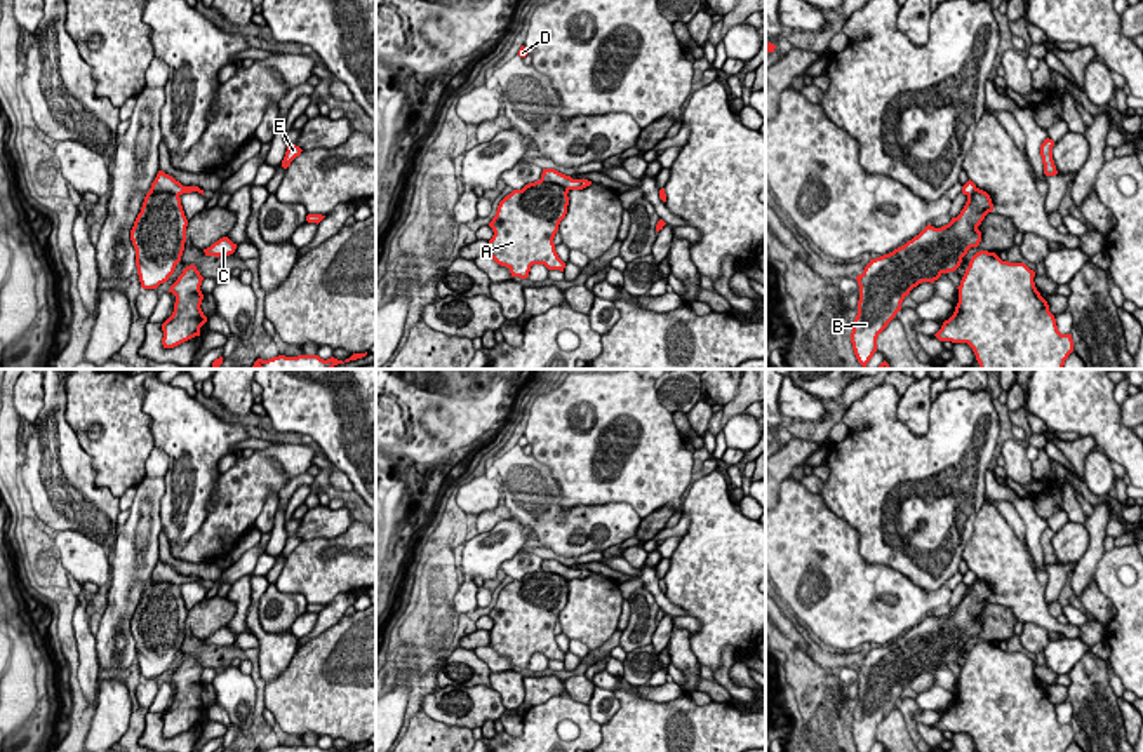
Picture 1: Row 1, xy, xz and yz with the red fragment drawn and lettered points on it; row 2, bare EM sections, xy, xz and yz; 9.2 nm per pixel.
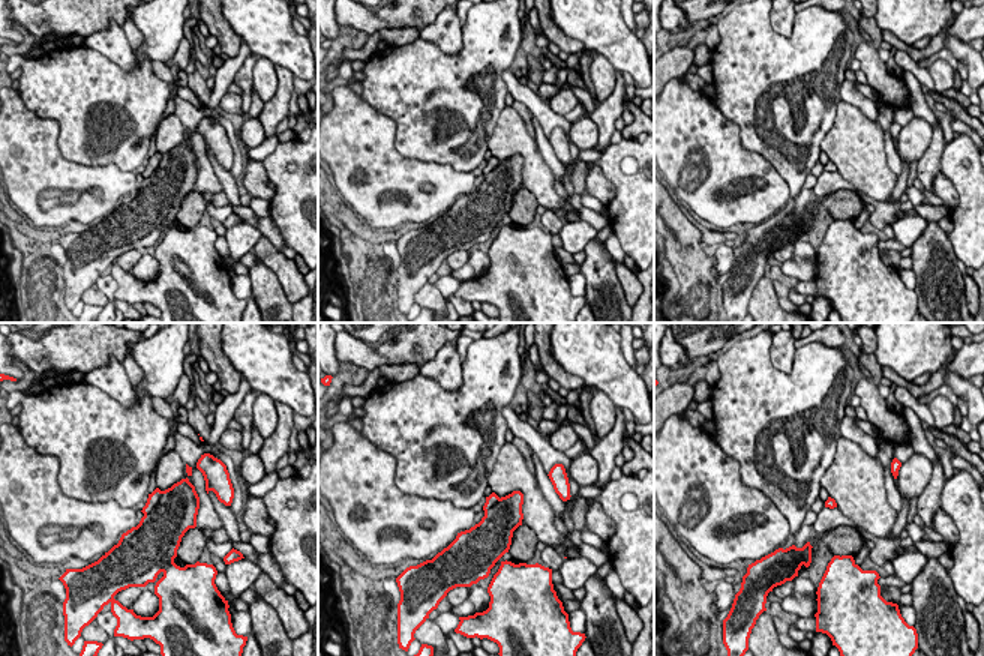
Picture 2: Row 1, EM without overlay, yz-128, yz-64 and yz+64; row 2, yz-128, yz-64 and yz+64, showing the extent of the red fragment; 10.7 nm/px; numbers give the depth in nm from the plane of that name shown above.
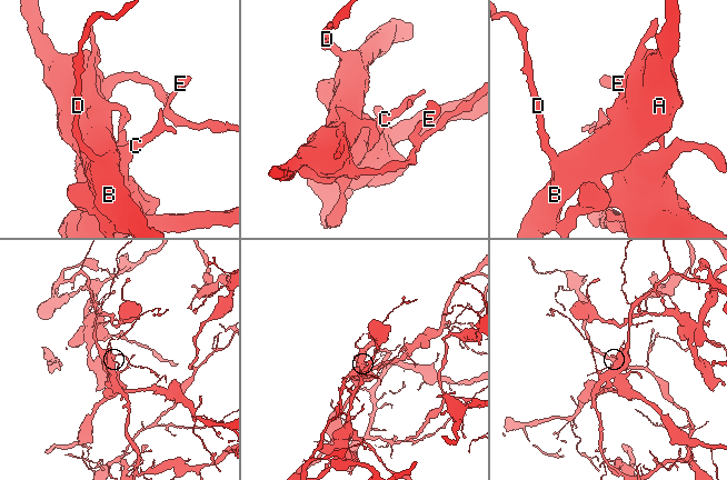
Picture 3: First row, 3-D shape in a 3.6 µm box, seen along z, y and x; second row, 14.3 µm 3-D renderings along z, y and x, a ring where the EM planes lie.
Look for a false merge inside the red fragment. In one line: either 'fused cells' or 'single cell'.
fused cells

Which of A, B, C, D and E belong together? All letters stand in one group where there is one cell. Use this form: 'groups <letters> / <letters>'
groups A B D E / C

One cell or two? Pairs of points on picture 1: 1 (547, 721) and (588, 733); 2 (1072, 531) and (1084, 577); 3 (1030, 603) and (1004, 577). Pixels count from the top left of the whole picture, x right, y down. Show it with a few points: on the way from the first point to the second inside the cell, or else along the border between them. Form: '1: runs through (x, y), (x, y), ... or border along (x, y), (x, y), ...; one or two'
1: runs through (559, 714), (574, 714), (581, 721); one
2: border along (1084, 524), (1088, 549), (1077, 563); two
3: runs through (1025, 596), (1011, 582); one

